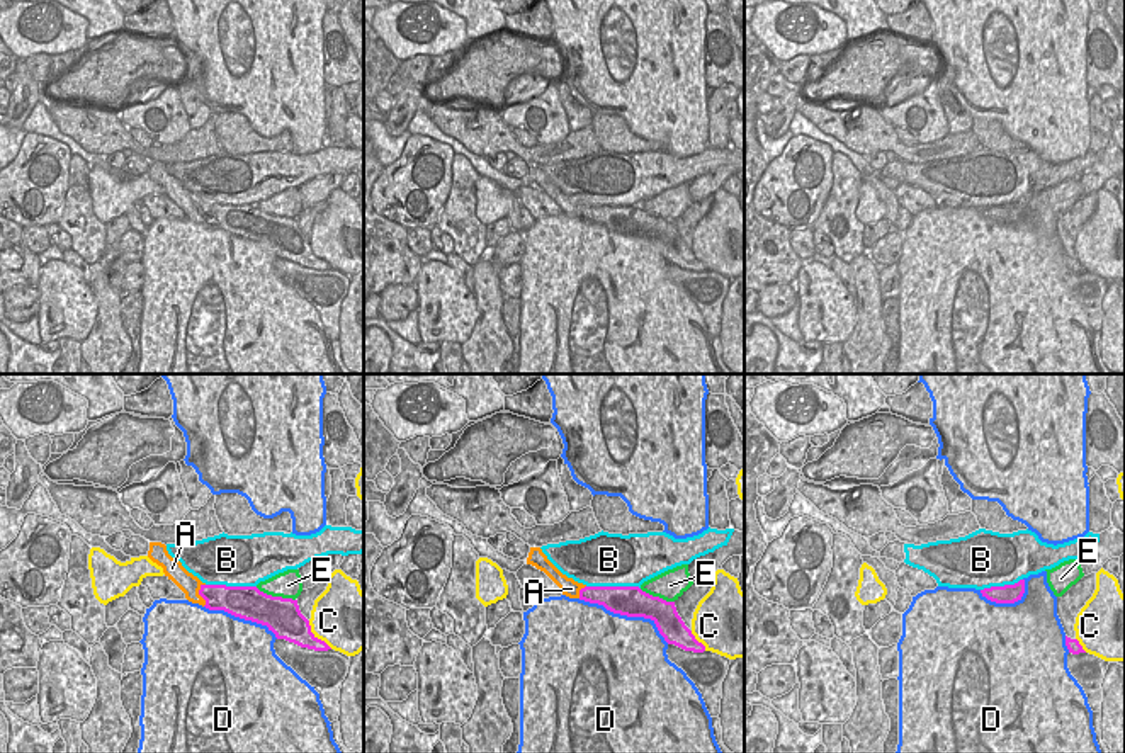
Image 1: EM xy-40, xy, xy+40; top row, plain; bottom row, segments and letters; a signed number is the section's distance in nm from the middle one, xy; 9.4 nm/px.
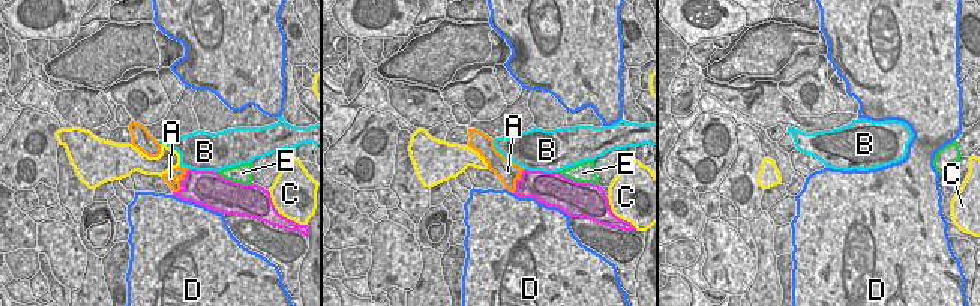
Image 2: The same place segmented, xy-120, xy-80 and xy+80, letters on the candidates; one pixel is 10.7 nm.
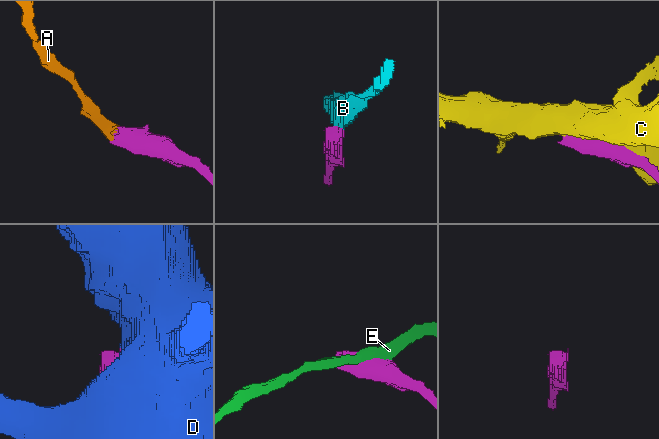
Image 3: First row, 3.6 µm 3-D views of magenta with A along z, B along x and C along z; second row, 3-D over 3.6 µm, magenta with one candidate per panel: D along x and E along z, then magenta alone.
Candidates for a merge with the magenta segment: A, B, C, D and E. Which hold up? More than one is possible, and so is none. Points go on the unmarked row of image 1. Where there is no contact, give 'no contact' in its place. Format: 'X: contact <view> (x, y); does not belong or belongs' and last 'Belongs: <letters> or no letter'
A: contact xy-40 (199, 213); belongs
B: contact xy (614, 206); does not belong
C: contact xy-40 (316, 257); does not belong
D: contact xy (626, 233); does not belong
E: contact xy-40 (276, 216); does not belong
Belongs: A

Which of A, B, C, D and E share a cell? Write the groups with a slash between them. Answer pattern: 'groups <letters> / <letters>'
groups A / B / C / D / E

